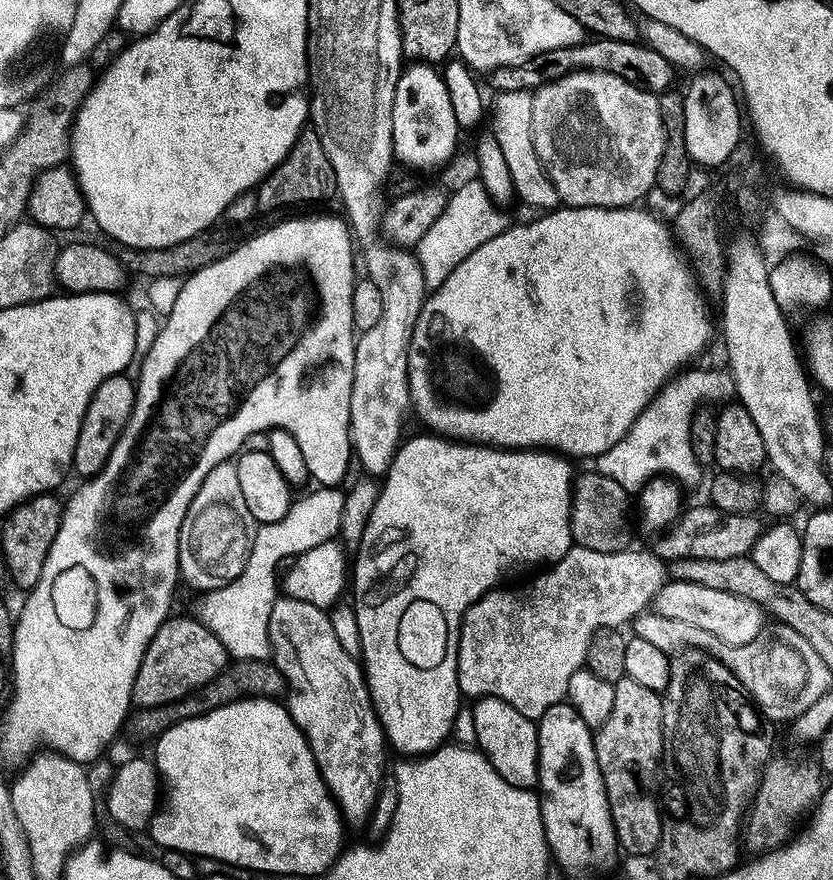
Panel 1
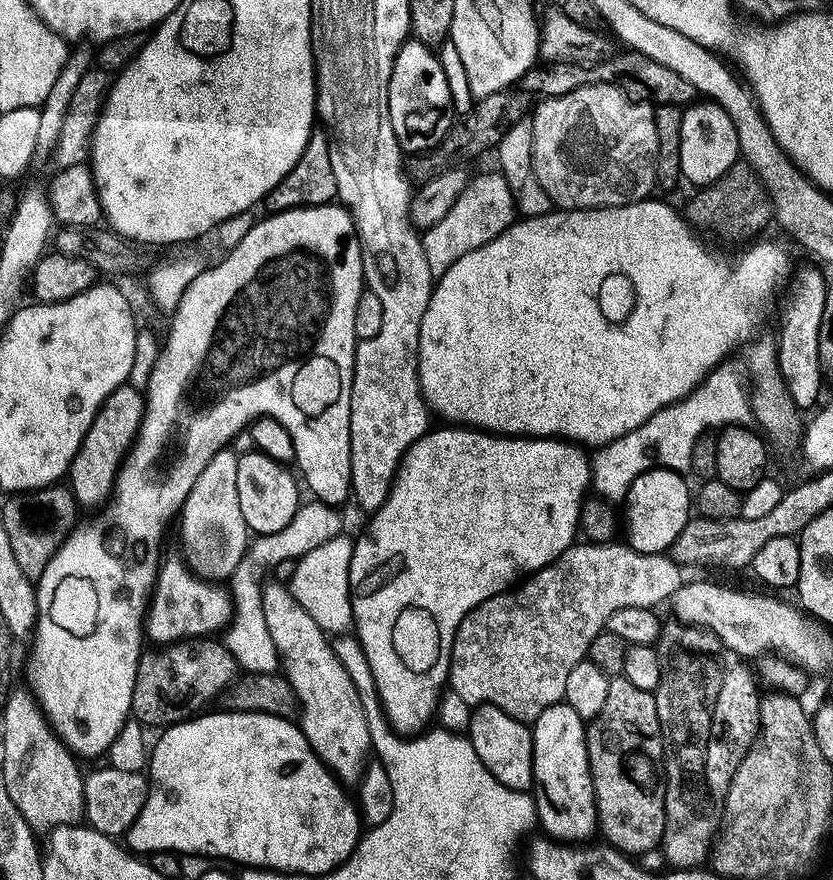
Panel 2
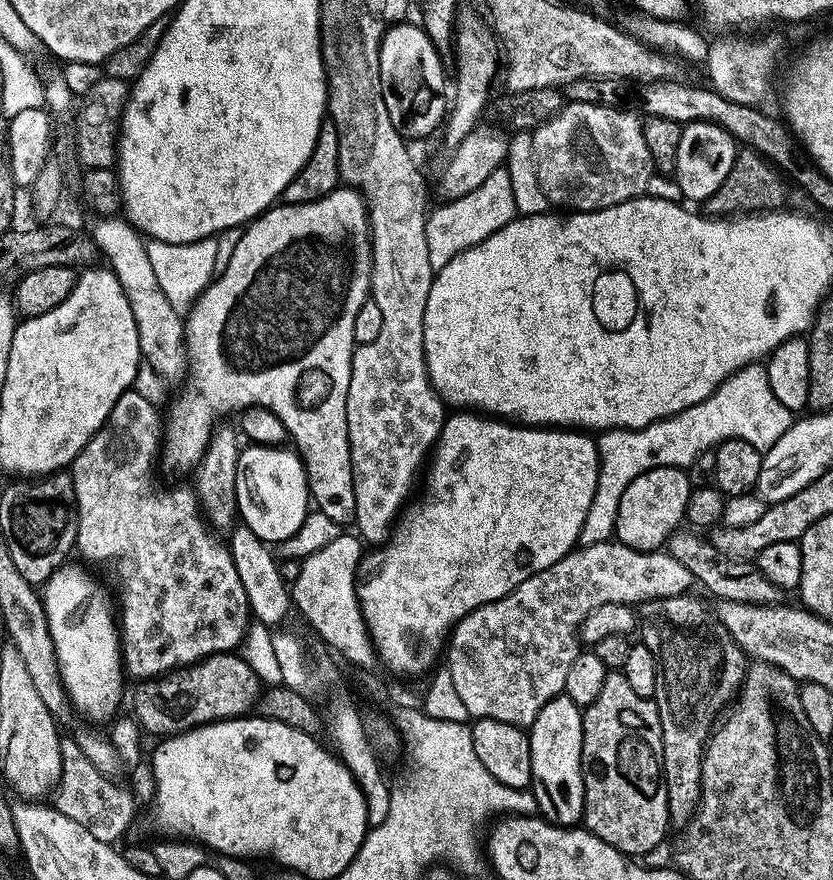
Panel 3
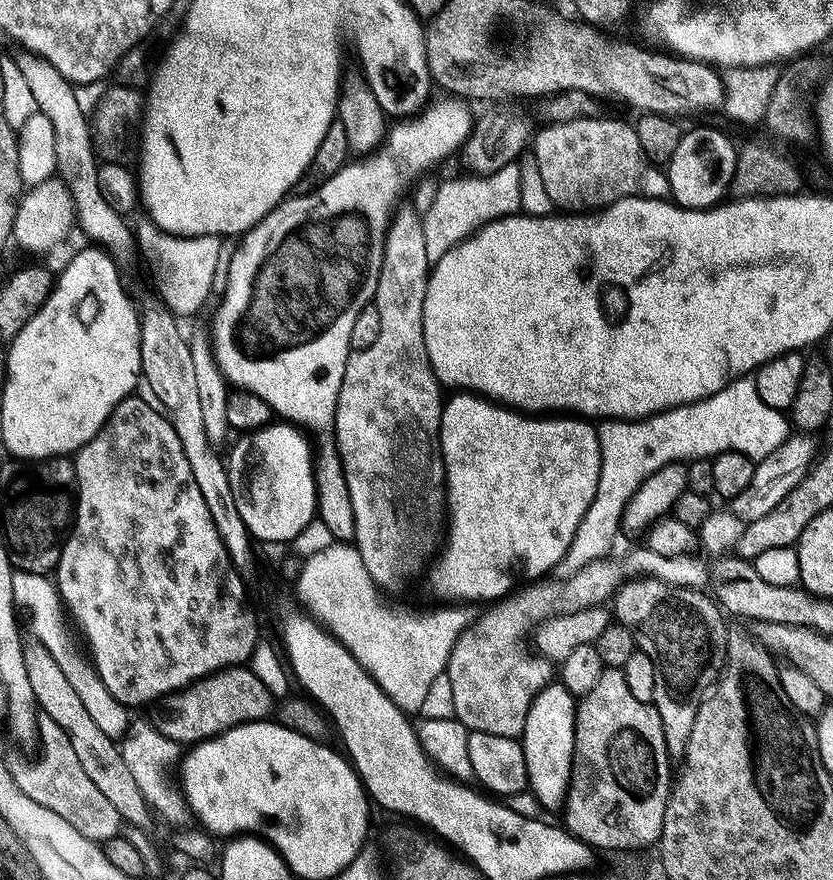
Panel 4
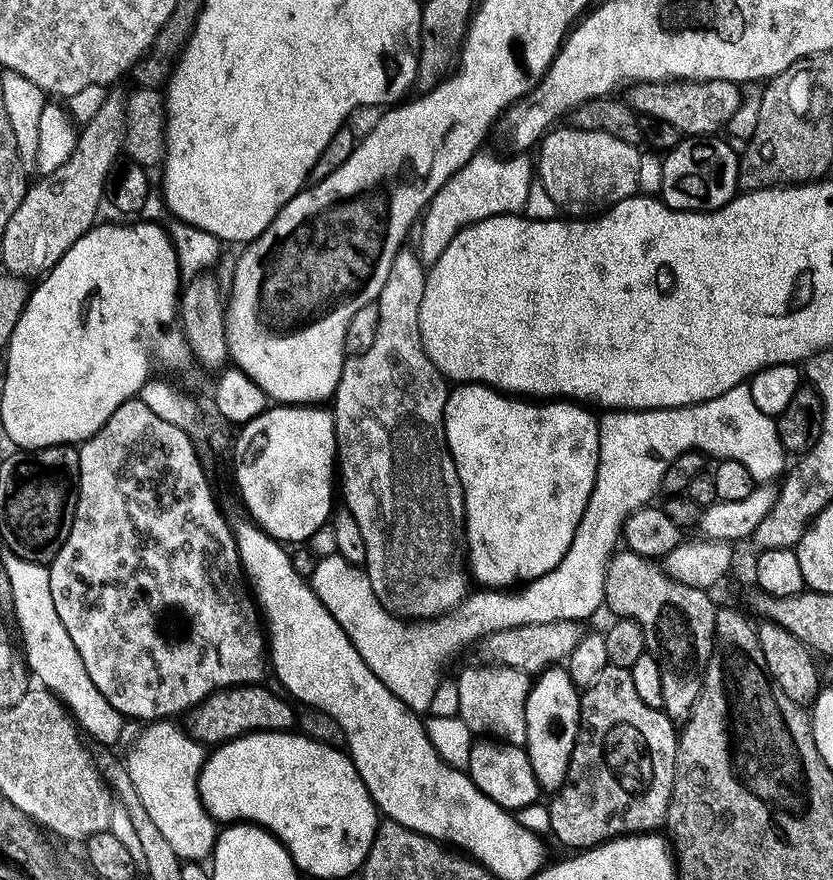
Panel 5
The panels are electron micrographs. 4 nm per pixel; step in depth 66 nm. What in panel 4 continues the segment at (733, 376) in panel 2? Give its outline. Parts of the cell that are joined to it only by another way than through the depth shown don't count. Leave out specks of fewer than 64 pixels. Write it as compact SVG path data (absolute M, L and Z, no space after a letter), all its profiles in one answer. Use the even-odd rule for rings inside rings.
M752 378L733 380L718 394L693 404L684 404L643 420L604 420L599 425L600 477L594 502L578 522L578 530L562 561L568 574L580 572L587 564L613 551L616 535L621 535L626 502L654 470L667 464L715 458L720 452L747 452L753 462L764 460L790 435L785 413L771 408L759 397Z

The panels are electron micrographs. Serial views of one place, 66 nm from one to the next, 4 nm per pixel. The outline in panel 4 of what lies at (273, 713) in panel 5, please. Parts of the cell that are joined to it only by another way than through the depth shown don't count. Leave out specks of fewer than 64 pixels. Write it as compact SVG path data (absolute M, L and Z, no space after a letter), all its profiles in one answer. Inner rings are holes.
M233 666L212 672L187 688L172 692L163 697L155 708L156 713L151 714L150 720L158 731L179 746L191 746L212 736L220 736L239 724L269 719L274 712L274 697L251 667Z

